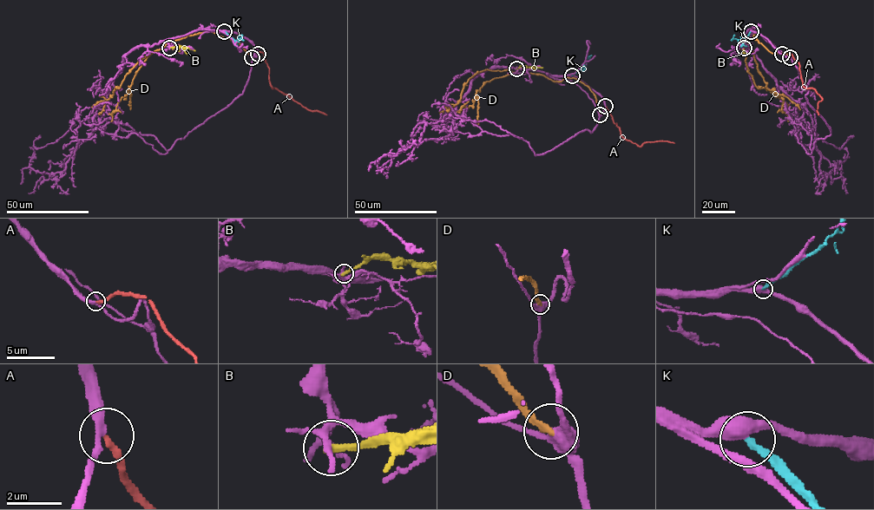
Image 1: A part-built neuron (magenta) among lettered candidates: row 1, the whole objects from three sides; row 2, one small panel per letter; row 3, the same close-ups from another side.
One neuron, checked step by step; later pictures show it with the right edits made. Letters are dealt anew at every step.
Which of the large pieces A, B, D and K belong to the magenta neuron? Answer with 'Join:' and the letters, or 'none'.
Join: A

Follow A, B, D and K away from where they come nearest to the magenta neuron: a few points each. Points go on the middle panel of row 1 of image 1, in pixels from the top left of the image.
A: (605, 106), (625, 139), (640, 146), (659, 140), (674, 143)
B: (517, 68), (522, 66), (542, 68)
D: (600, 114), (595, 95), (575, 79), (555, 81), (540, 75), (487, 69), (469, 78), (458, 102), (440, 114)
K: (572, 75), (589, 58), (587, 58)

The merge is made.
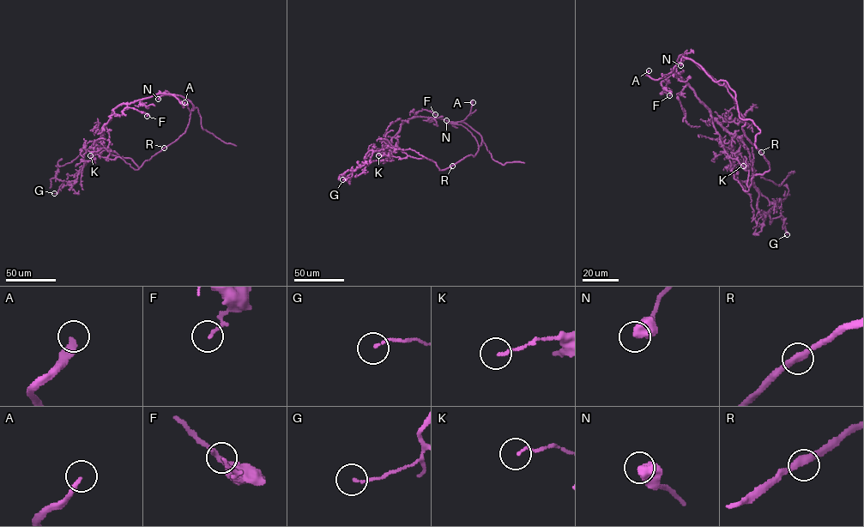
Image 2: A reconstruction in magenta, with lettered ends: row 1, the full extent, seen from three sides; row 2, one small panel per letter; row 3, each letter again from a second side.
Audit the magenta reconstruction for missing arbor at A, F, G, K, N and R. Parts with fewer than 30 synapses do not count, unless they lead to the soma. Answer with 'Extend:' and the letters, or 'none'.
Extend: none

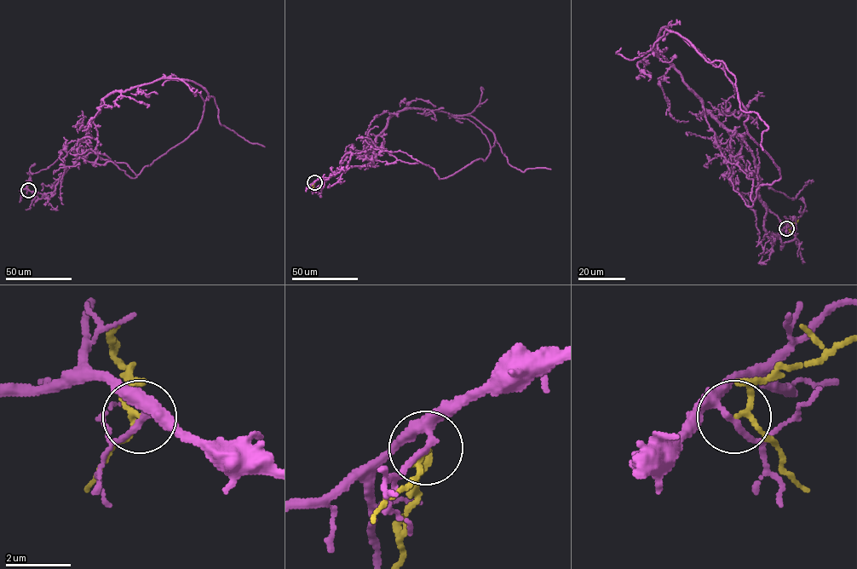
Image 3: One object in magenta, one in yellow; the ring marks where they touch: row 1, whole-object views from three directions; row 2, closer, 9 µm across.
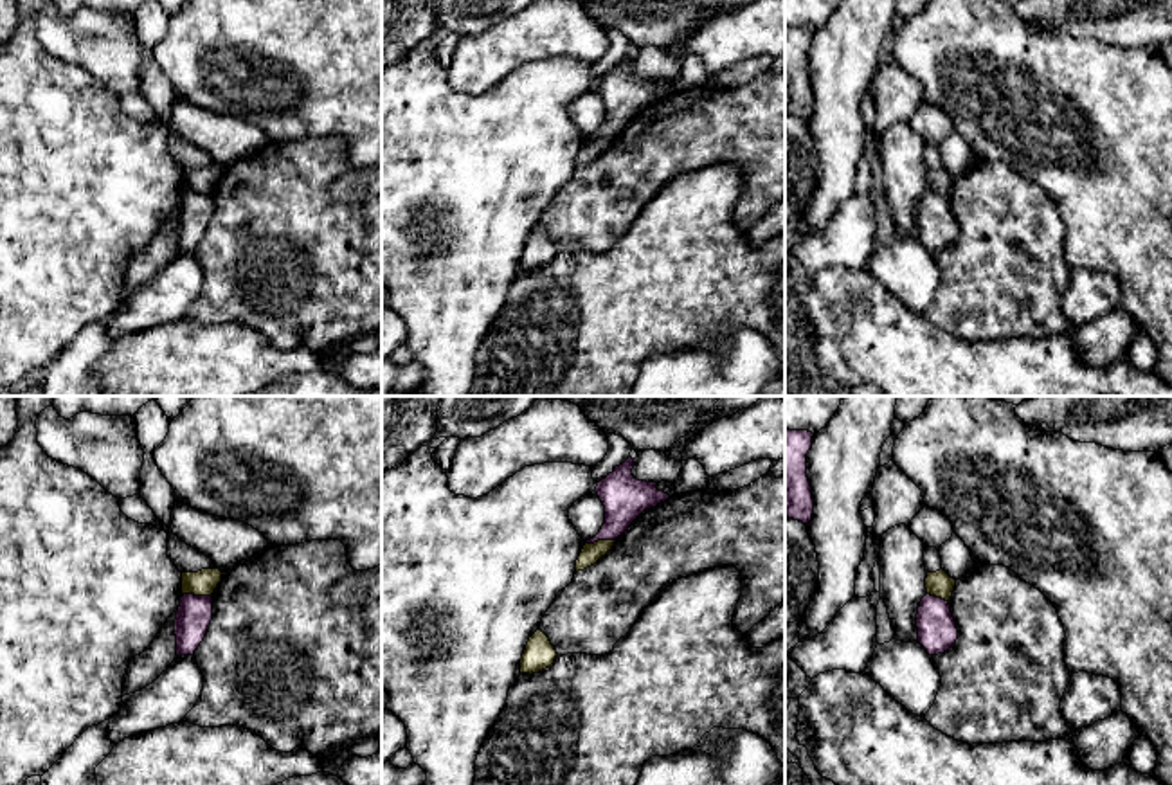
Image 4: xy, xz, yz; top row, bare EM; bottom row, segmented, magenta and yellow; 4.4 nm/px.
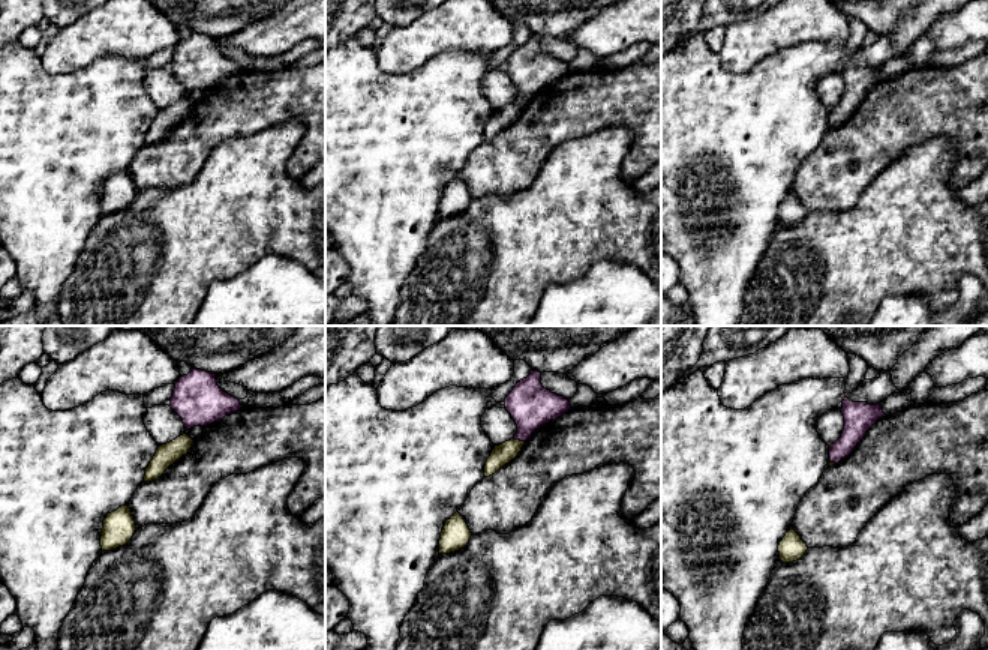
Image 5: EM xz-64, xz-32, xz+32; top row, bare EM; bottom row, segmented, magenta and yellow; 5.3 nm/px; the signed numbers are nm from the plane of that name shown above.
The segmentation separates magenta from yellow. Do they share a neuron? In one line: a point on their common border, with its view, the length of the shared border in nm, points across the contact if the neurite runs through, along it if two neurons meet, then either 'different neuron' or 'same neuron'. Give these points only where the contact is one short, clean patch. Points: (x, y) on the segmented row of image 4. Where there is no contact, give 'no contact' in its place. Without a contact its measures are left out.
contact xz (600, 539); length 140 nm; border xz (614, 539), (586, 542); different neuron

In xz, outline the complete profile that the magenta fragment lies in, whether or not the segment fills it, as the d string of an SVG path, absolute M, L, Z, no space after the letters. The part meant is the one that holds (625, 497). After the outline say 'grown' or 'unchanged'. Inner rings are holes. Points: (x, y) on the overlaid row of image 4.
M628 457L598 483L596 493L605 506L605 524L587 544L616 540L645 510L670 499L668 493L657 490L657 483L637 481L632 468L634 459Z | unchanged

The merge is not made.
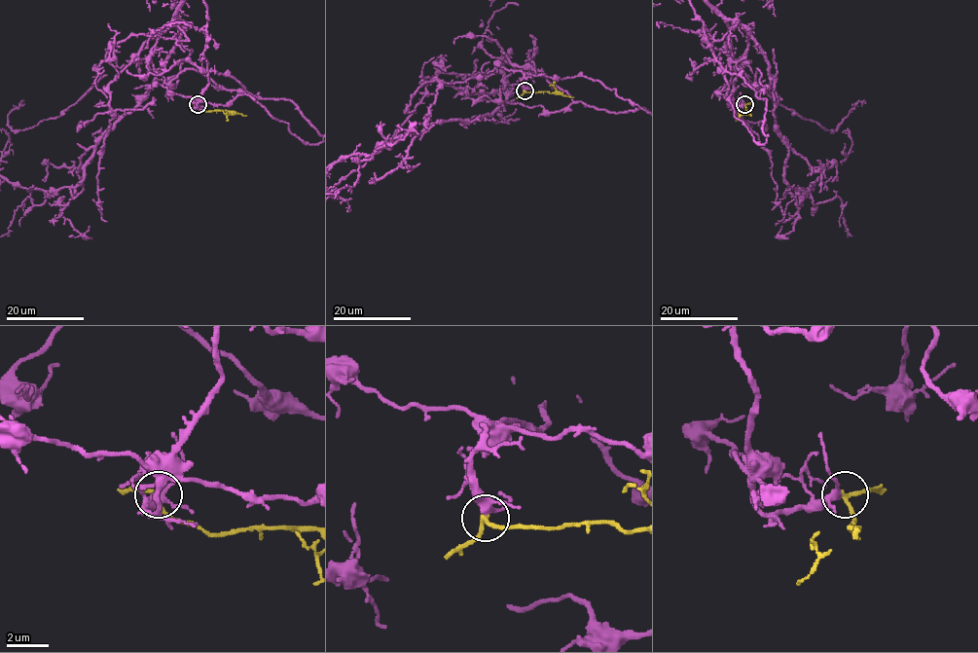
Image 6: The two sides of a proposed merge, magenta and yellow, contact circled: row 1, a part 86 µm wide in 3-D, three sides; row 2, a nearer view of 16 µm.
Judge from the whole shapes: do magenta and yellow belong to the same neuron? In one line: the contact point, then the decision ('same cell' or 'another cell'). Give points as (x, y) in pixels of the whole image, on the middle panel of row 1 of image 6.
(525, 90) | same cell

